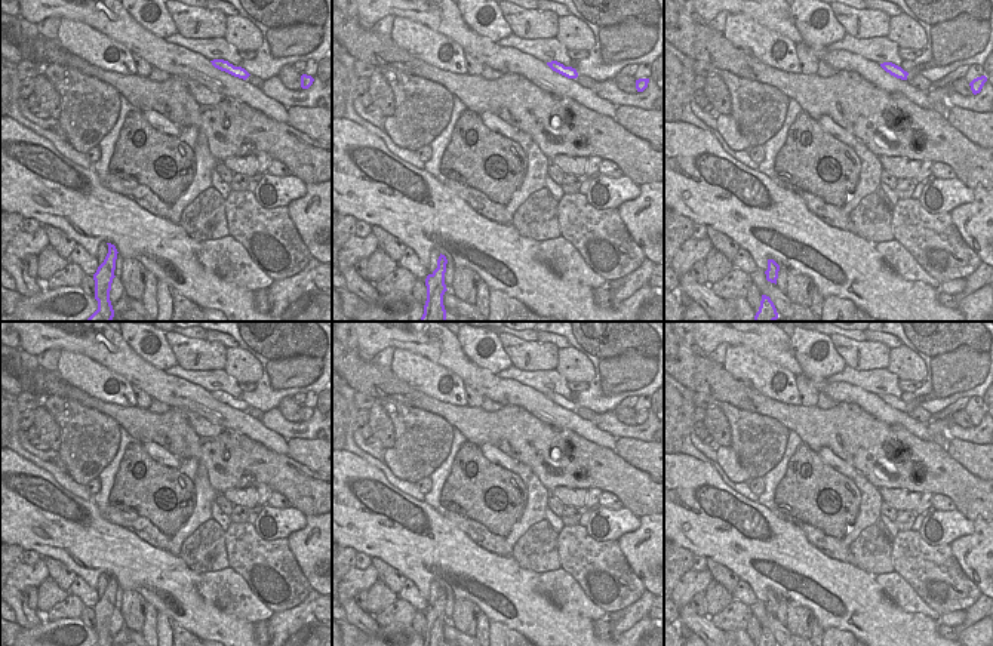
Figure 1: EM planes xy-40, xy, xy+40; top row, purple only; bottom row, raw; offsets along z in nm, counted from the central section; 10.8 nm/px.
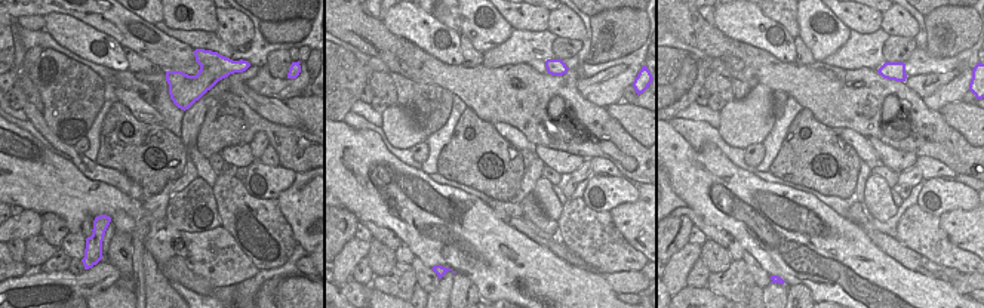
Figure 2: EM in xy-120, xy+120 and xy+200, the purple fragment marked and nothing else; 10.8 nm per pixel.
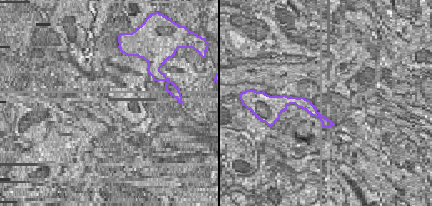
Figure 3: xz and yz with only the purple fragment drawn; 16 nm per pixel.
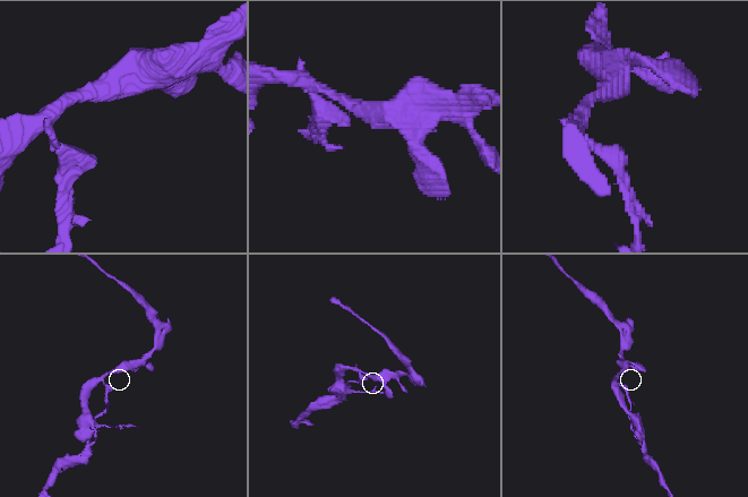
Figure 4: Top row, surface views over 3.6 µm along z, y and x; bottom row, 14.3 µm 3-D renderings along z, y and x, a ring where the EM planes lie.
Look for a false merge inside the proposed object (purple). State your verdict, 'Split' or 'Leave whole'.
Leave whole.

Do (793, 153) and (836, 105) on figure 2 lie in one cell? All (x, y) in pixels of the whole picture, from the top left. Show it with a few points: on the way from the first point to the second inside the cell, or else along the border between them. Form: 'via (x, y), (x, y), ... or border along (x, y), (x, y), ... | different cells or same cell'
border along (802, 107), (836, 131) | different cells

